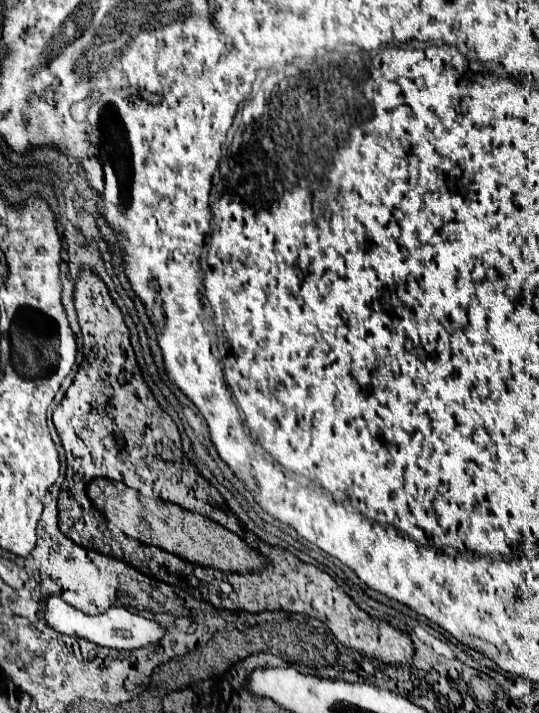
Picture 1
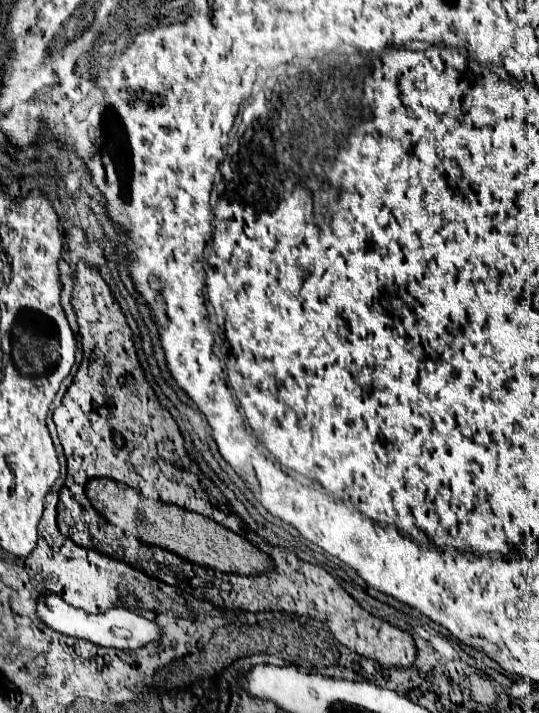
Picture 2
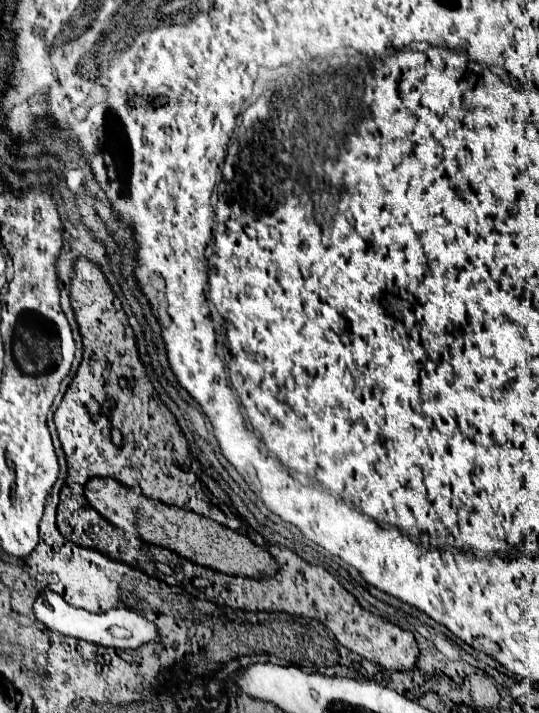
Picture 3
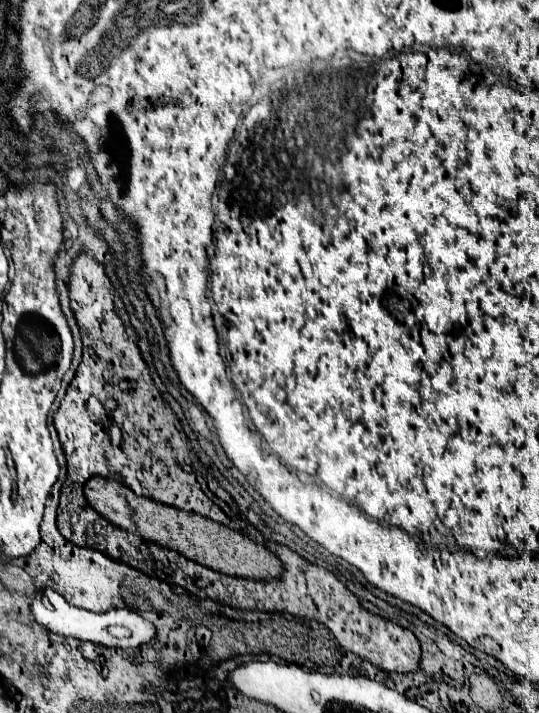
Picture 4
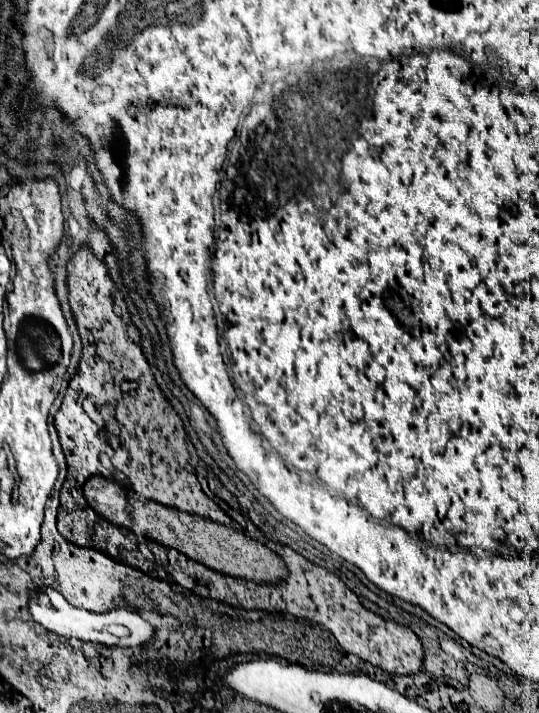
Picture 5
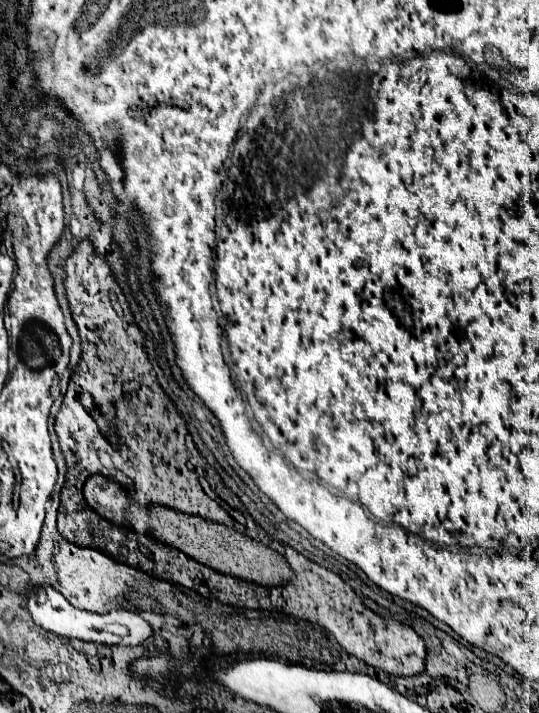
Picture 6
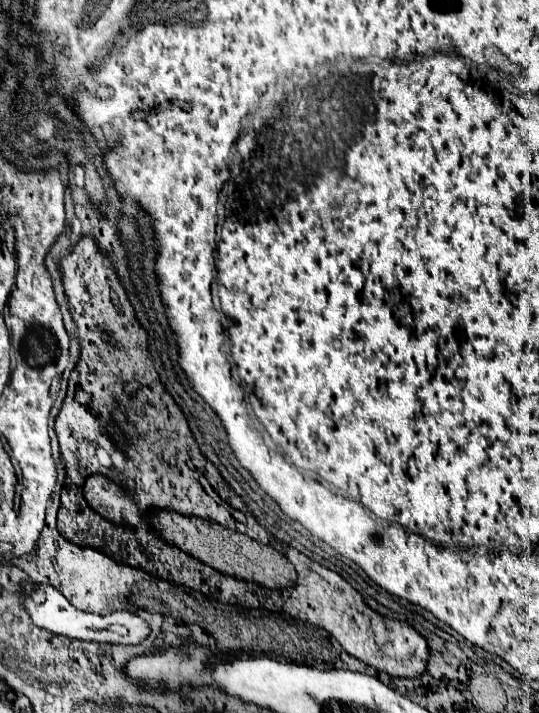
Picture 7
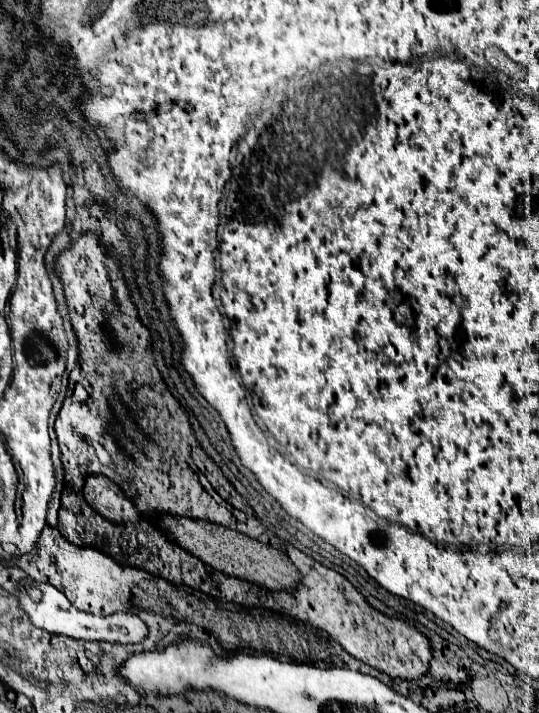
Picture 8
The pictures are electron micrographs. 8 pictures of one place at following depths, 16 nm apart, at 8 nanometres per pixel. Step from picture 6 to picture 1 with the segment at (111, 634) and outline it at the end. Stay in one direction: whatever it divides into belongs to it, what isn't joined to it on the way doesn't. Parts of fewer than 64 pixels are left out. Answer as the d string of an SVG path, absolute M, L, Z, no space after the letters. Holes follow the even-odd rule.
M52 596L46 600L46 606L42 606L42 616L46 622L56 628L62 634L70 636L84 636L86 640L98 644L98 646L108 646L108 648L118 648L118 650L136 650L136 648L146 648L148 644L156 644L162 640L166 634L166 628L158 624L156 620L148 620L144 616L132 614L130 610L124 608L108 608L104 614L98 616L84 616L84 612L68 606L62 598Z

